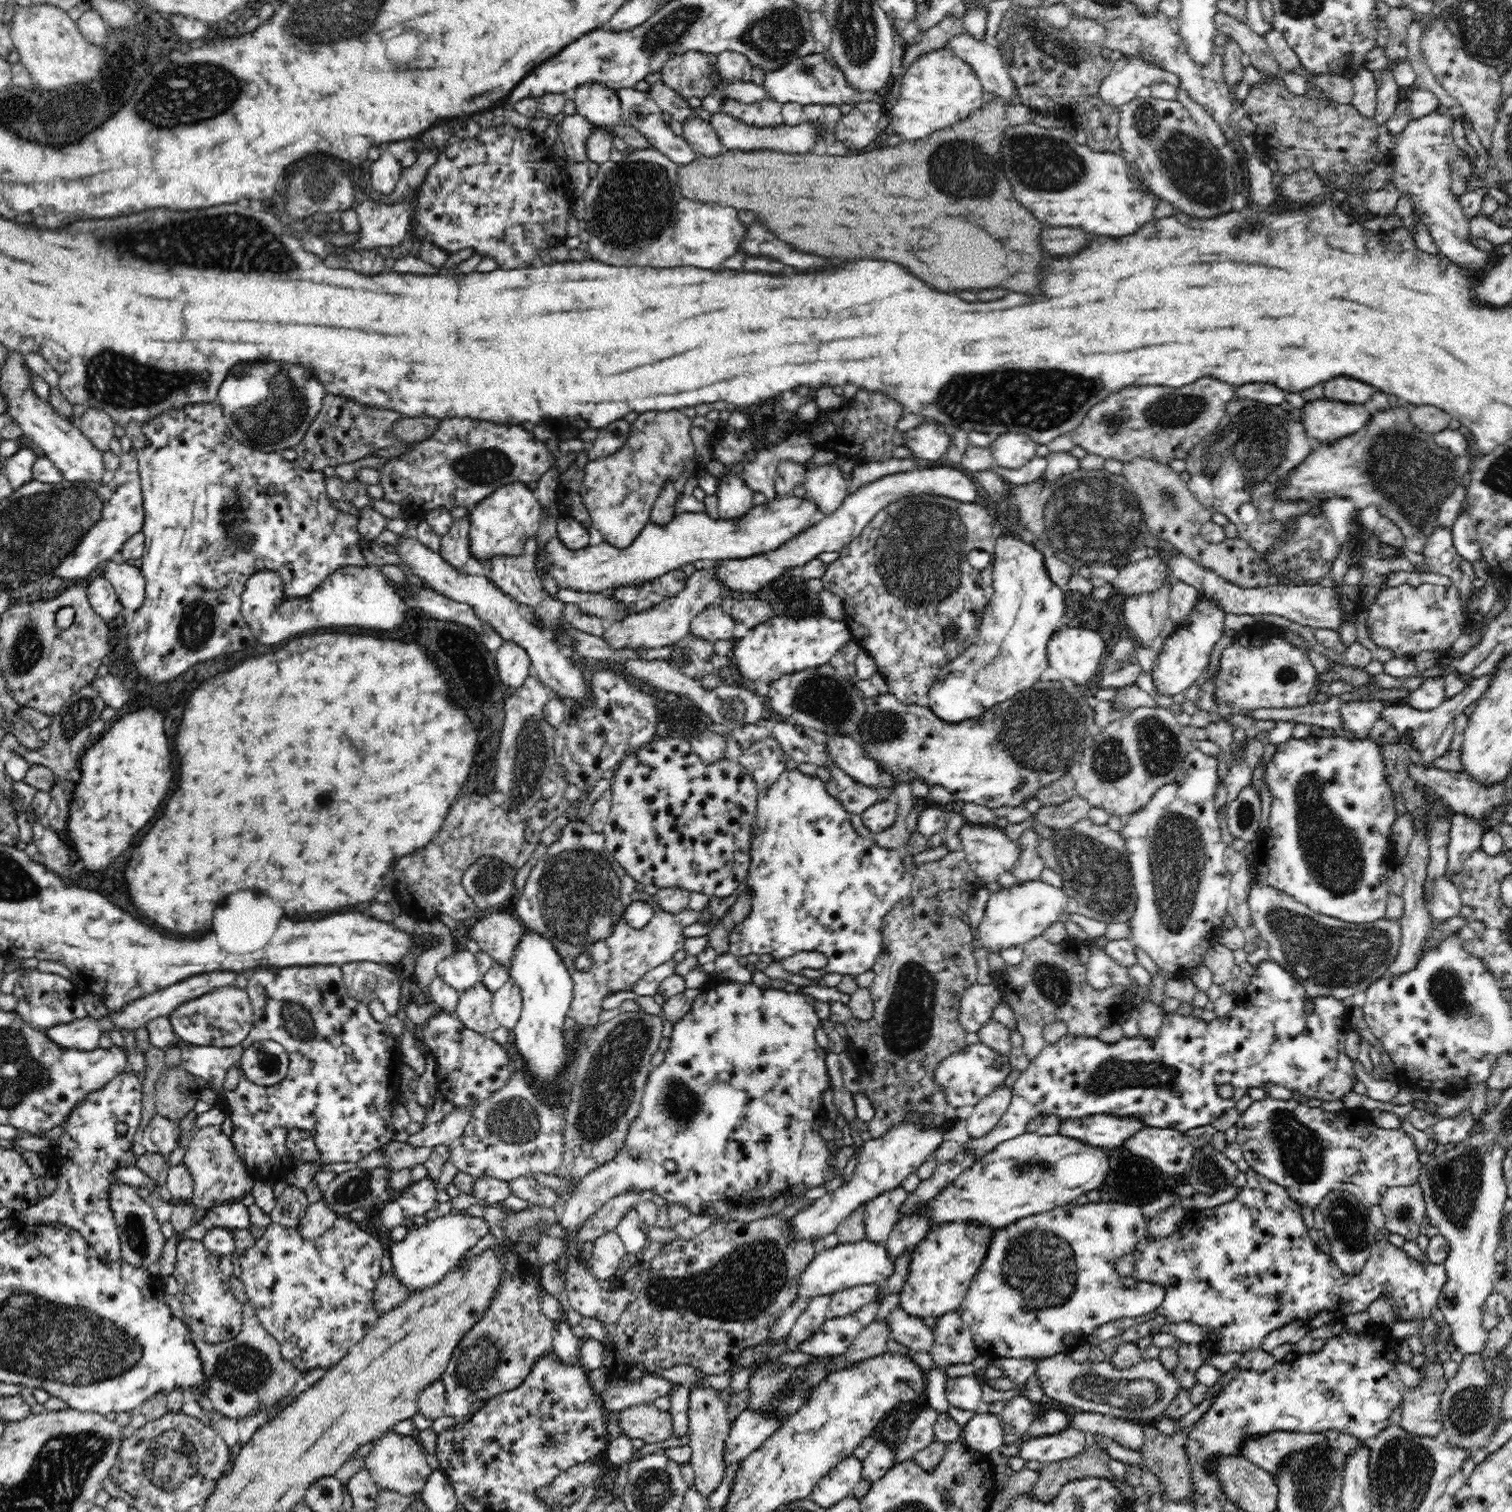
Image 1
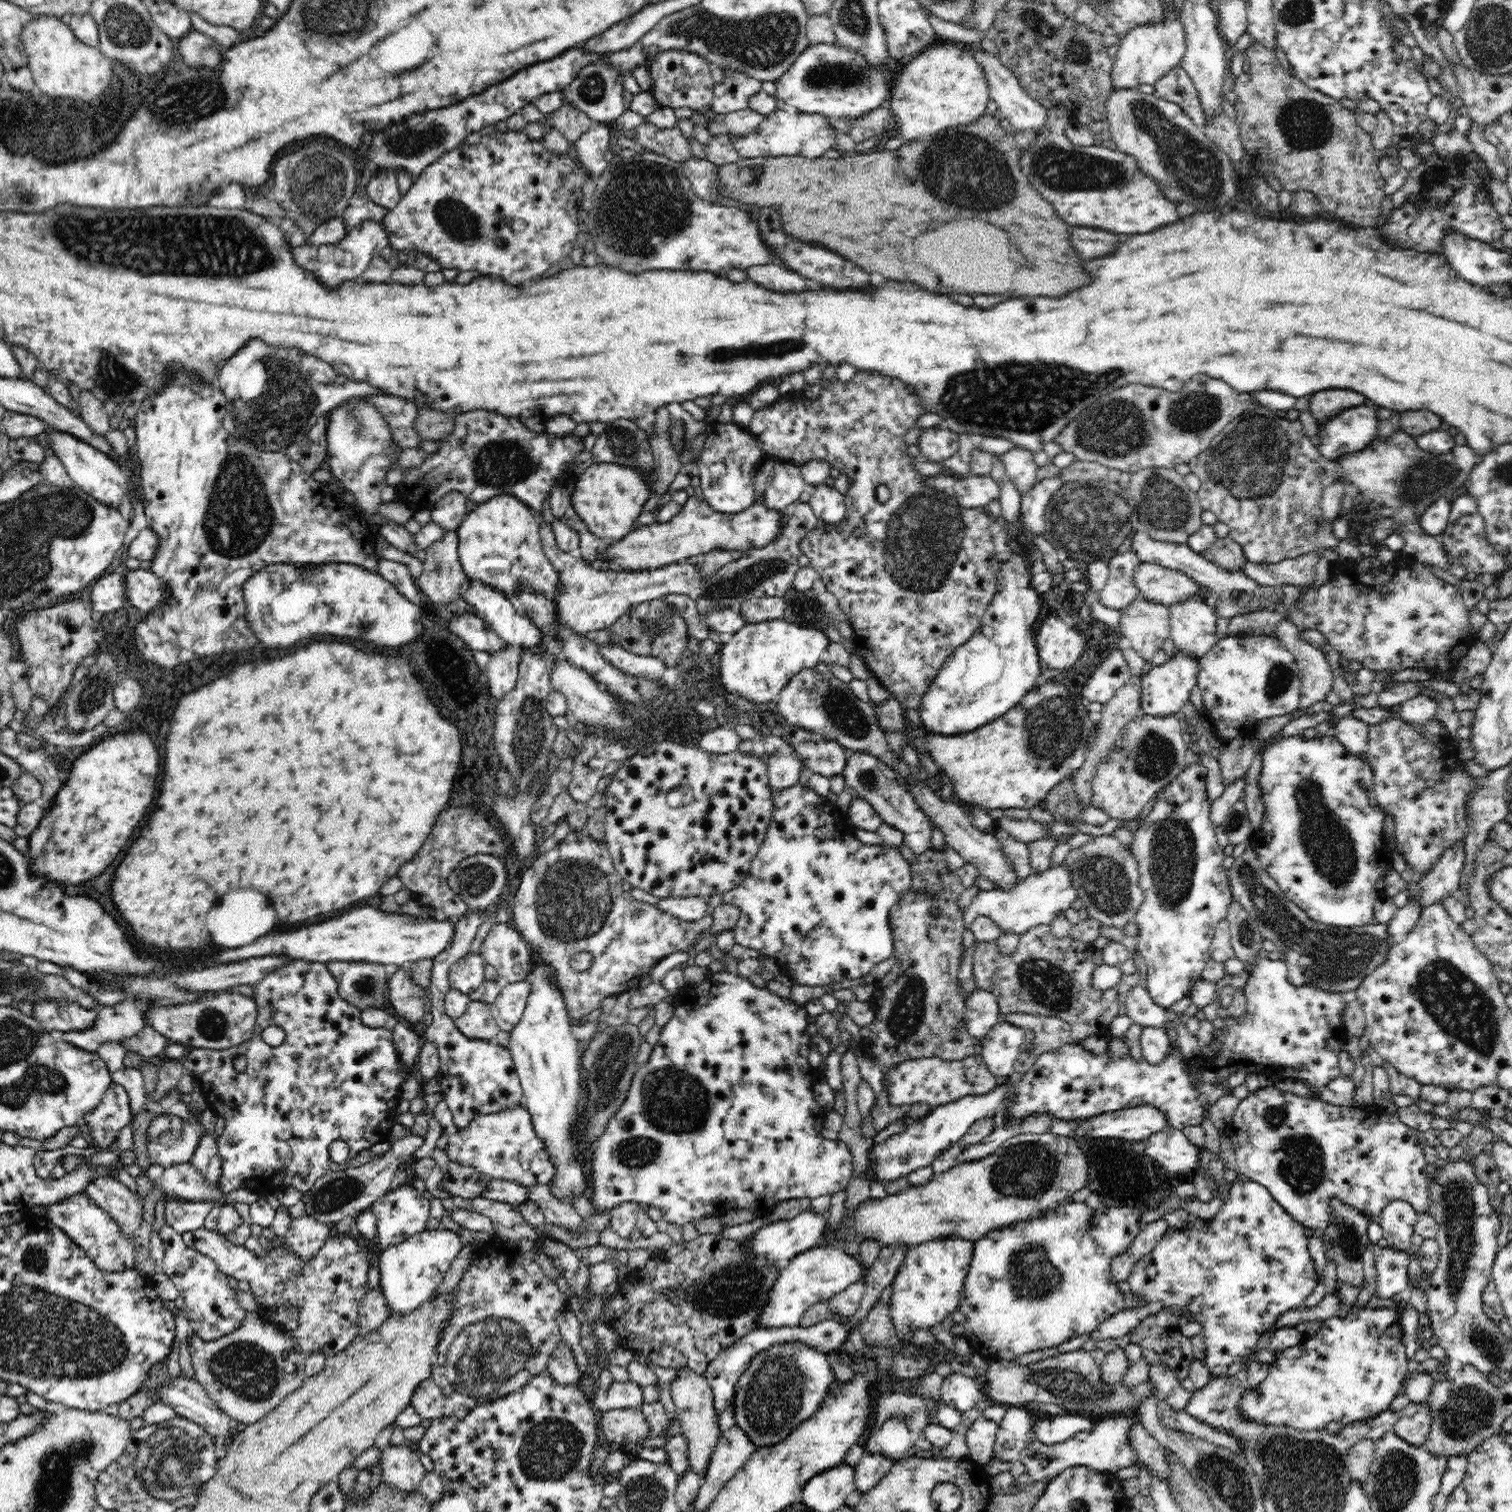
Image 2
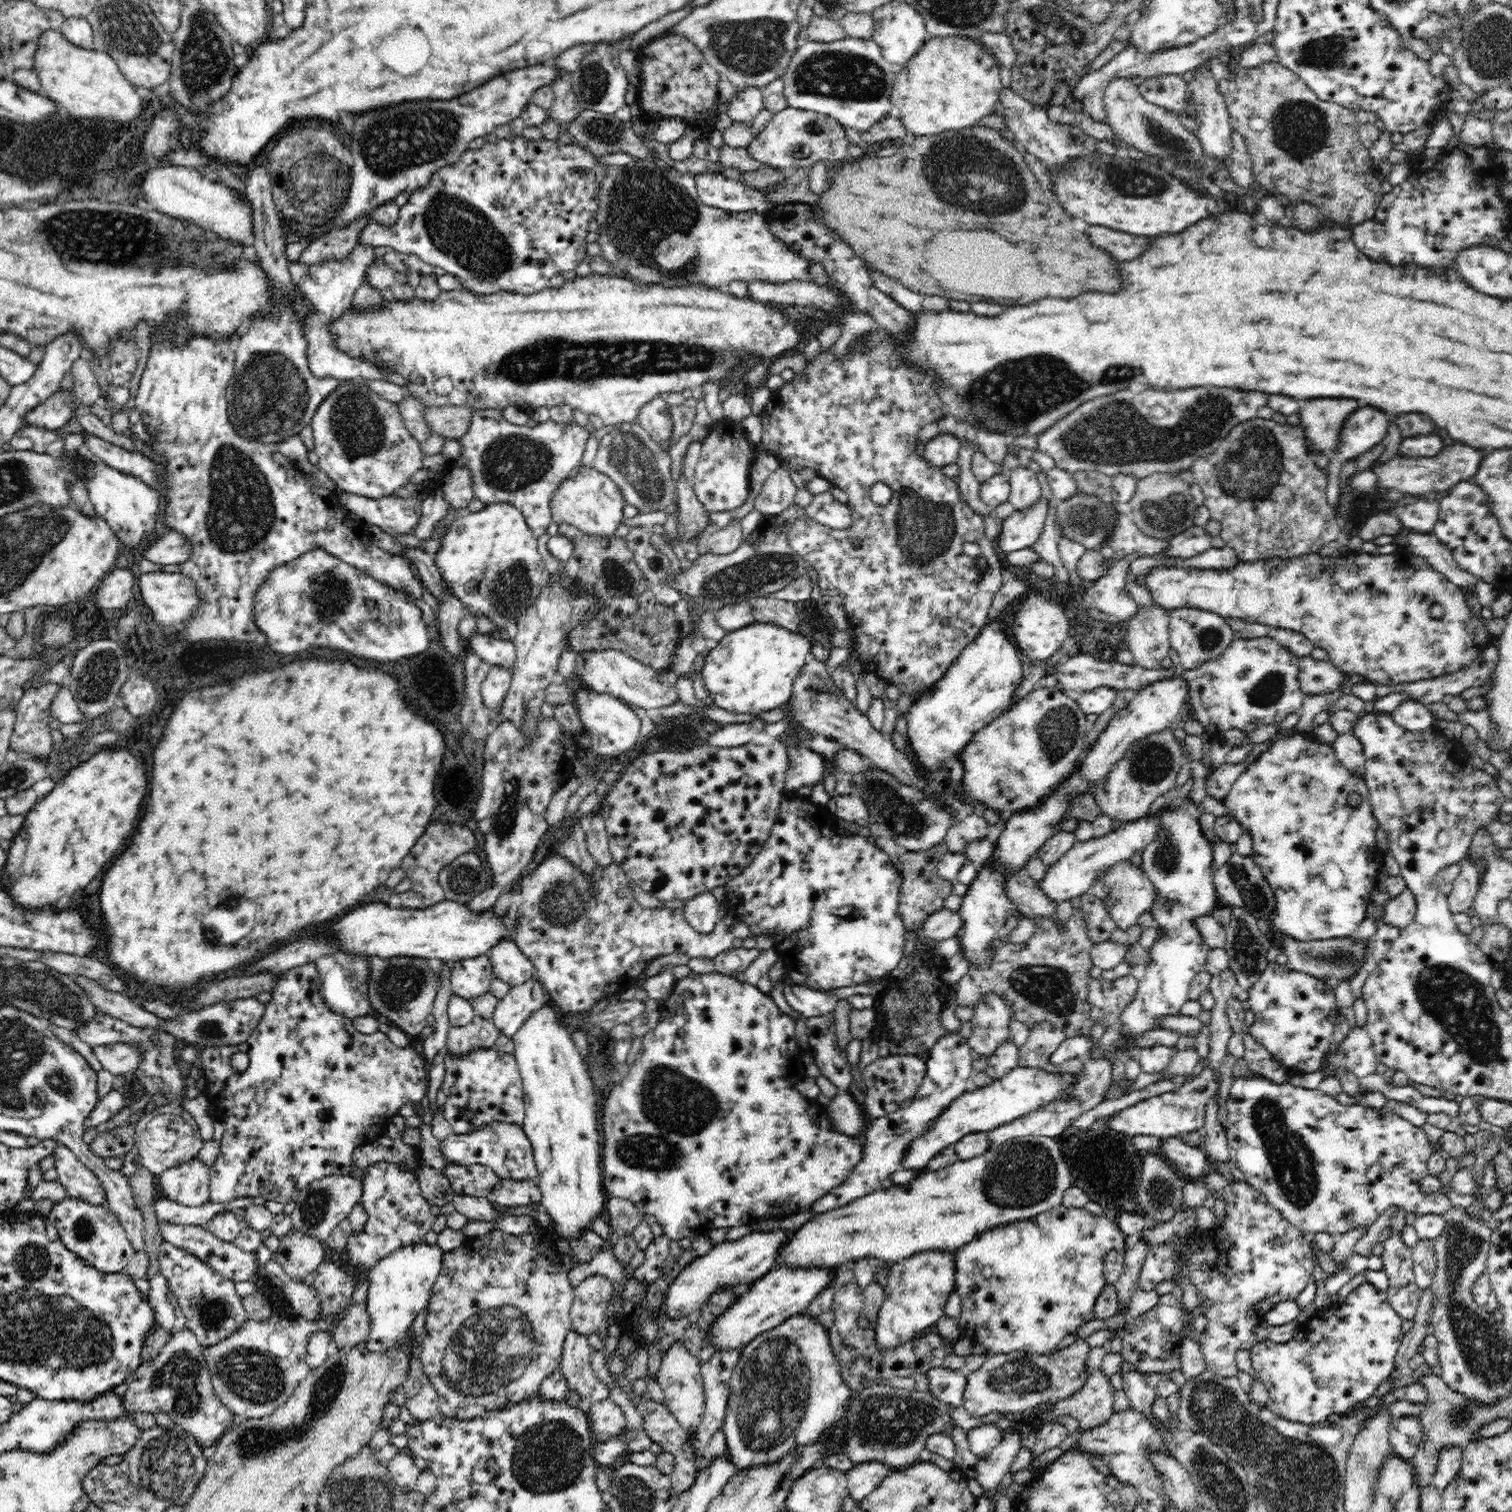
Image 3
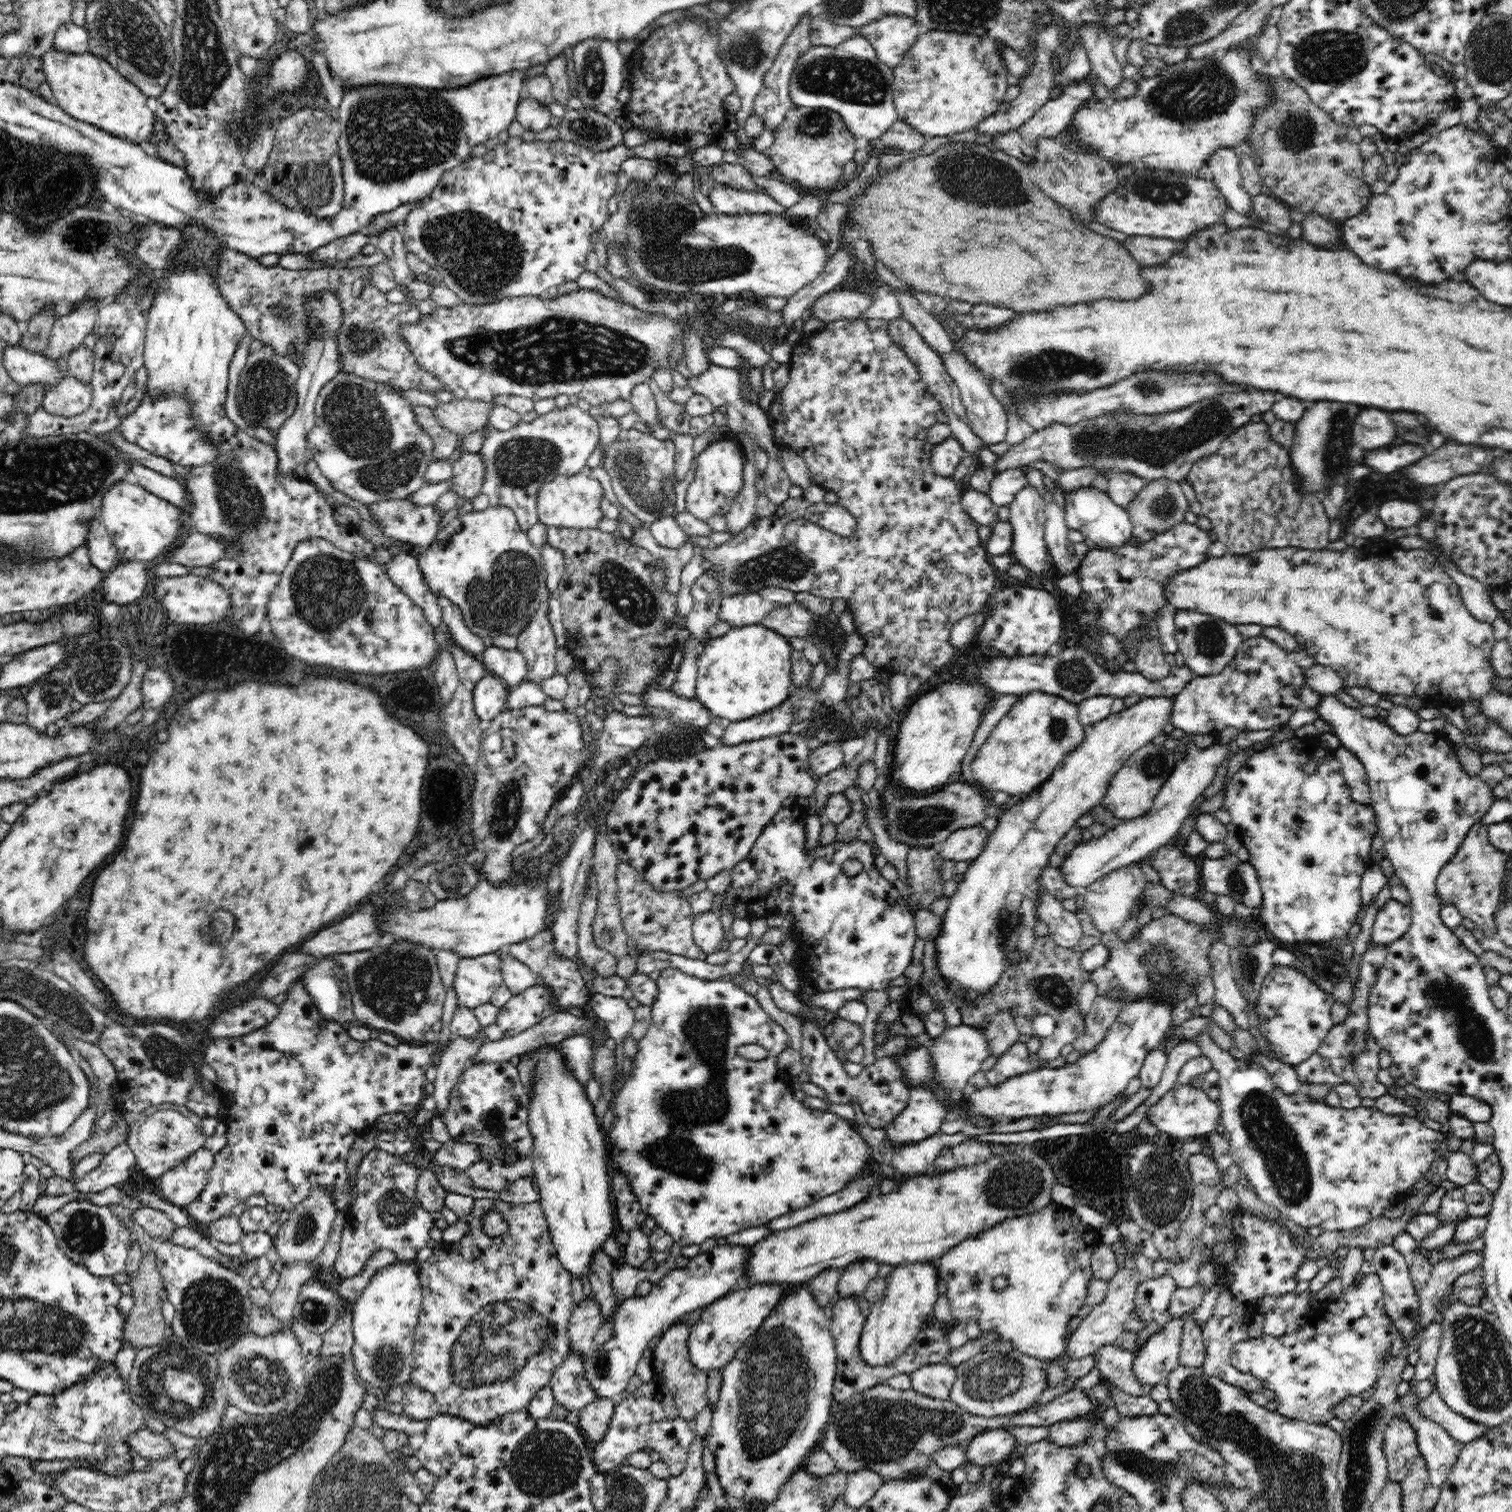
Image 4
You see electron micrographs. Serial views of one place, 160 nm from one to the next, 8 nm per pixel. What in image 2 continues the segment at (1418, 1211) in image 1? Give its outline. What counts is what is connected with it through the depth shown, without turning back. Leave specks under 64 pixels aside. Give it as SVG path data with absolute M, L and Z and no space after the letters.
M1397 1200L1387 1204L1377 1219L1382 1227L1383 1238L1388 1241L1388 1248L1411 1254L1411 1260L1417 1258L1416 1253L1411 1252L1411 1237L1418 1221L1418 1215L1412 1205L1406 1201Z

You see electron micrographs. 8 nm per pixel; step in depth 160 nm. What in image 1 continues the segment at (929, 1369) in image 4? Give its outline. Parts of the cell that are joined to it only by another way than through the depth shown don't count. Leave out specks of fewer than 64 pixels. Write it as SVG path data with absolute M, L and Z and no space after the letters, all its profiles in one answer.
M960 1376L946 1381L945 1395L954 1408L960 1410L987 1412L985 1403L982 1403L982 1384L975 1376Z

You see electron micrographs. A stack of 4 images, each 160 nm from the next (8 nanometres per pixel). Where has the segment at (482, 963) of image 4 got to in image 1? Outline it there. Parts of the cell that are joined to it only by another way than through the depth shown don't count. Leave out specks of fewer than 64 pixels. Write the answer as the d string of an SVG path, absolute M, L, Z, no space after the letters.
M468 950L458 951L448 958L443 958L436 970L437 976L457 991L468 990L483 978L475 954Z

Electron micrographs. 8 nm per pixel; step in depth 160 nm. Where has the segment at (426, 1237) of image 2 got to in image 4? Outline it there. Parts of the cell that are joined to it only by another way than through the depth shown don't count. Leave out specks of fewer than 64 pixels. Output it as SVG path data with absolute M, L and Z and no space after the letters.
M418 1262L392 1264L370 1279L370 1284L348 1309L352 1313L354 1344L351 1352L358 1377L374 1388L386 1391L409 1382L413 1370L415 1328L423 1302Z

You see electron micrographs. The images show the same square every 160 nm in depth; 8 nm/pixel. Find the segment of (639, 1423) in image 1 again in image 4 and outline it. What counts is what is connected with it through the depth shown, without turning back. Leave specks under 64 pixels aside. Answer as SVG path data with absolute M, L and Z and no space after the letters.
M596 1397L578 1411L578 1428L585 1439L601 1441L614 1414L612 1399Z

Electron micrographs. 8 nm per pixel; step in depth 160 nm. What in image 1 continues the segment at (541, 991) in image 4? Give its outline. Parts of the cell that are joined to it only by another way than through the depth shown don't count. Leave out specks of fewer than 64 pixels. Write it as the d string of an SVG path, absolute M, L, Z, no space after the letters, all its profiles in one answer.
M511 978L493 994L491 1009L497 1023L505 1029L514 1029L520 1019L522 1003L521 988Z

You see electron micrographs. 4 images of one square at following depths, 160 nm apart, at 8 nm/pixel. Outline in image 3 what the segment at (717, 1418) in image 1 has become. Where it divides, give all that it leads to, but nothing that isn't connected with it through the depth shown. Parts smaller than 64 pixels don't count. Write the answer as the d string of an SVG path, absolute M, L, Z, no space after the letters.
M679 1340L672 1342L666 1351L662 1356L662 1363L656 1375L657 1380L662 1389L665 1404L673 1412L682 1428L689 1432L689 1441L691 1441L691 1436L694 1435L700 1420L702 1420L705 1404L701 1364Z

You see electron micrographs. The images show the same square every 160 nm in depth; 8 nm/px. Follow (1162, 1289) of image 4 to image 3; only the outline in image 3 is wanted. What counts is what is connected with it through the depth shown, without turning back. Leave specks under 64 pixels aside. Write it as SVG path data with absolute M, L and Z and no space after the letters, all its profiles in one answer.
M1172 1293L1160 1296L1155 1306L1134 1318L1126 1326L1128 1332L1121 1339L1120 1353L1124 1361L1142 1373L1168 1373L1180 1369L1180 1344L1182 1344L1180 1332L1185 1323L1182 1315L1182 1302L1176 1300Z

